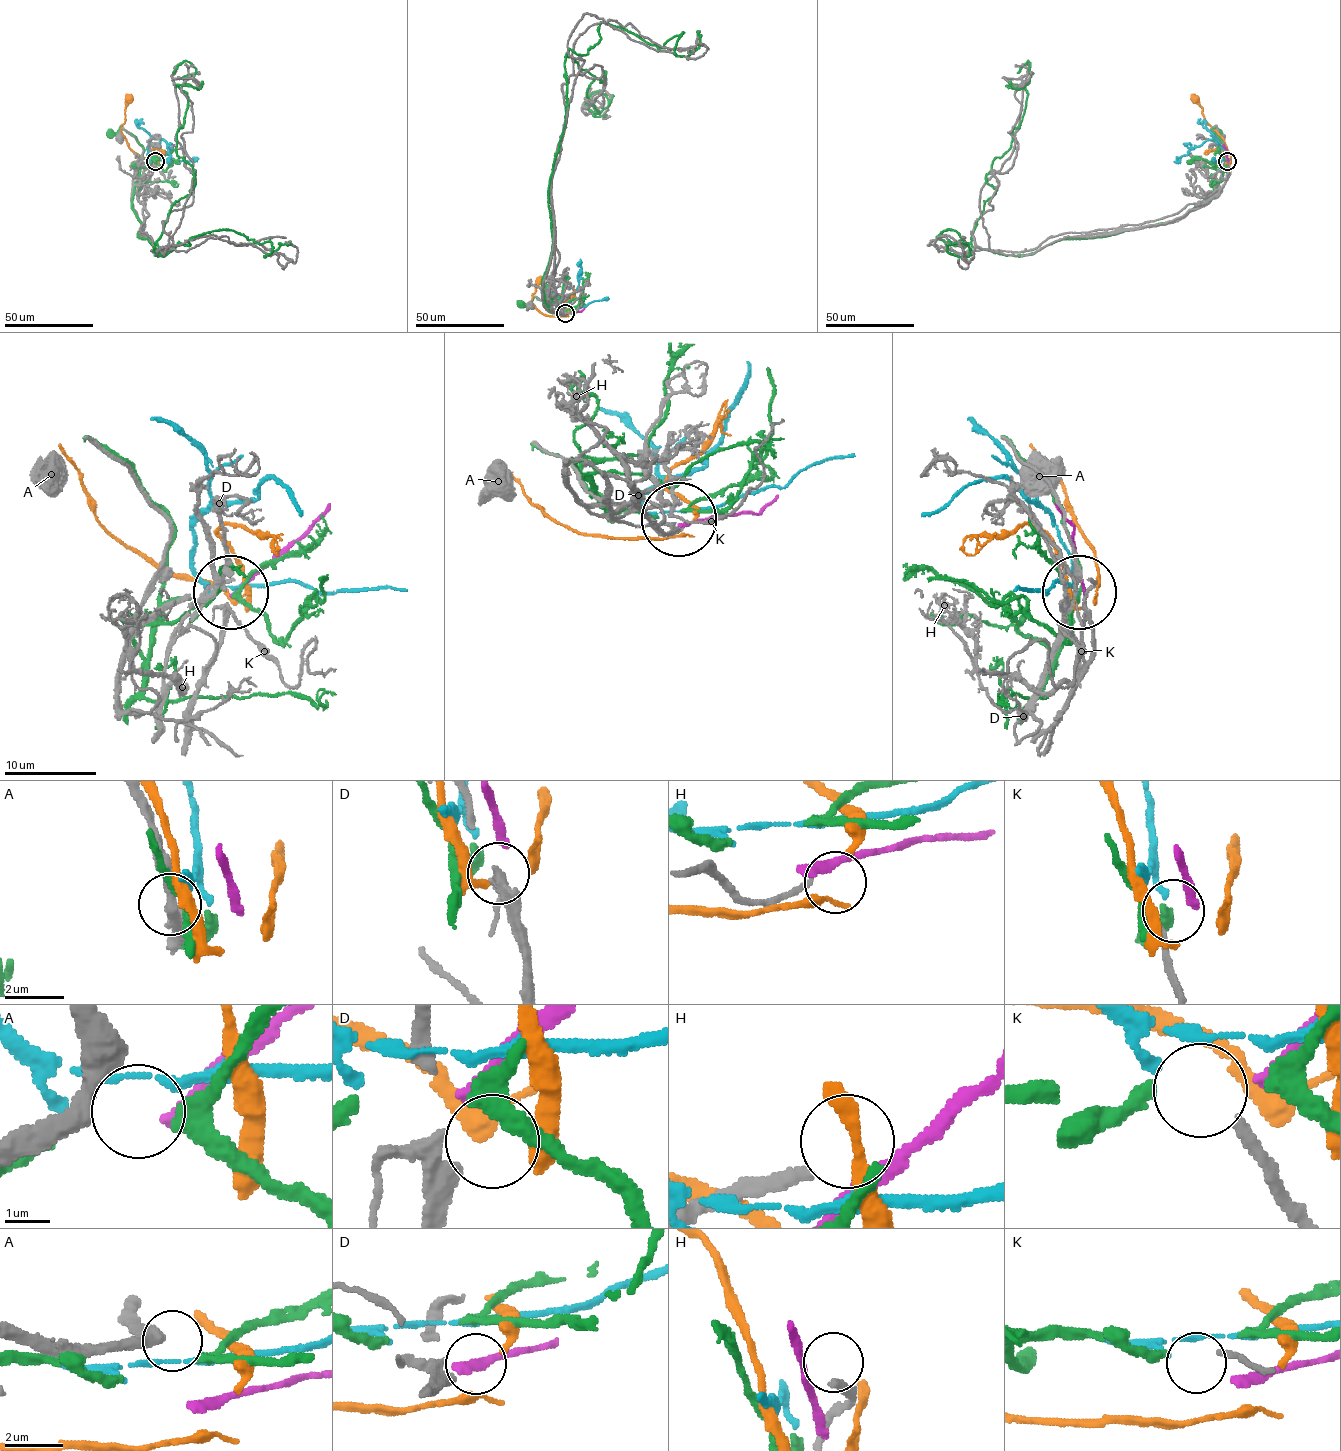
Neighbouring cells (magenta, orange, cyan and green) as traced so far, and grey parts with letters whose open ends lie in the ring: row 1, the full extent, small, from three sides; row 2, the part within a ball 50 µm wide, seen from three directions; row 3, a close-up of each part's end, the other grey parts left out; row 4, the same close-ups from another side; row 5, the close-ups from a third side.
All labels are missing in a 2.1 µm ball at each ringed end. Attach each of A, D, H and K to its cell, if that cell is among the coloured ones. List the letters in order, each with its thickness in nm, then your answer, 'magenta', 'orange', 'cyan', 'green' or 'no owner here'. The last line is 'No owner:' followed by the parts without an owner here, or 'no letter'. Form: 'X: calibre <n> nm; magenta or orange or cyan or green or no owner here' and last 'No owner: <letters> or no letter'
A: calibre 400 nm; no owner here
D: calibre 360 nm; no owner here
H: calibre 220 nm; no owner here
K: calibre 220 nm; cyan
No owner: A, D, H

